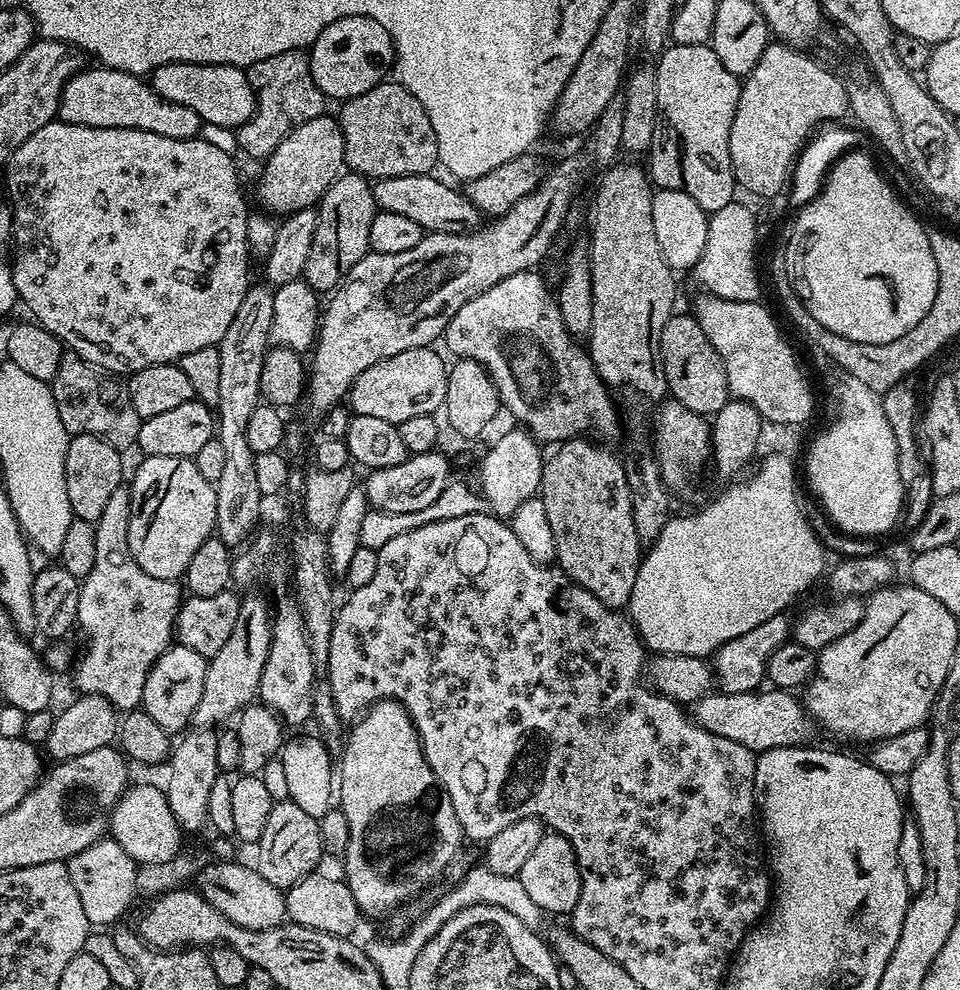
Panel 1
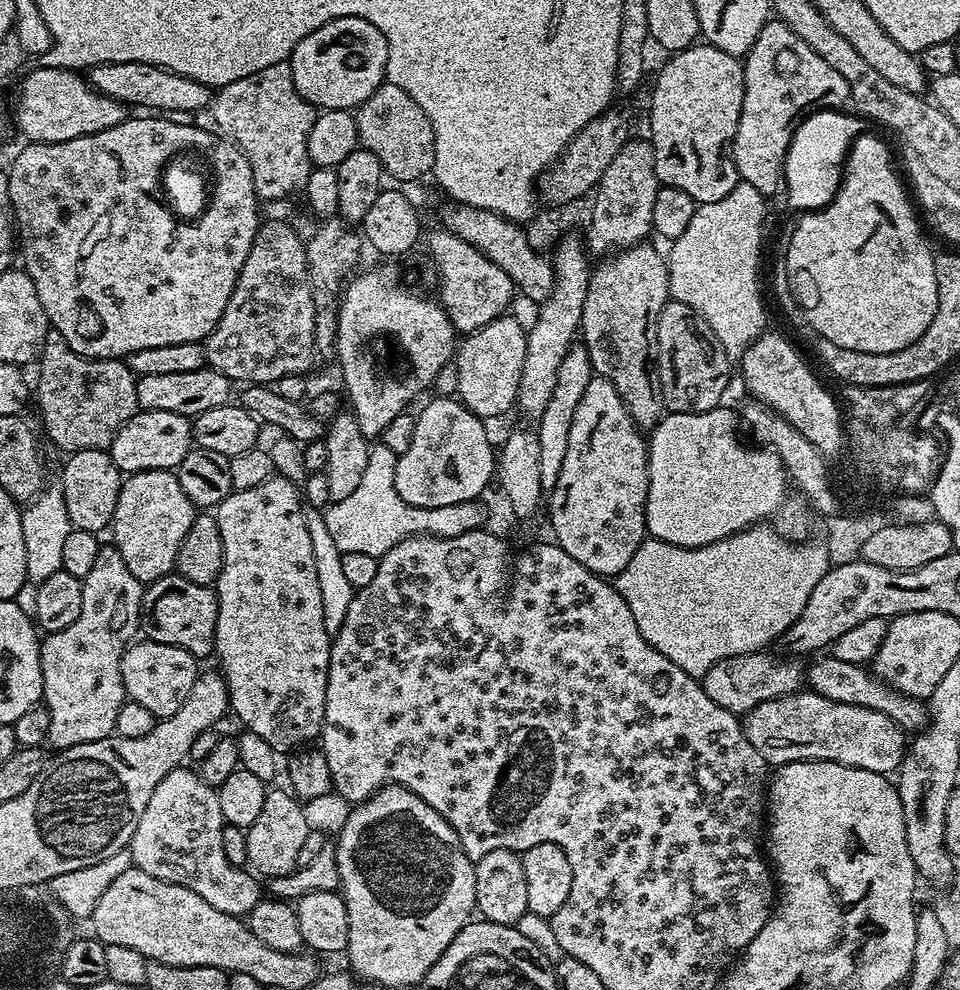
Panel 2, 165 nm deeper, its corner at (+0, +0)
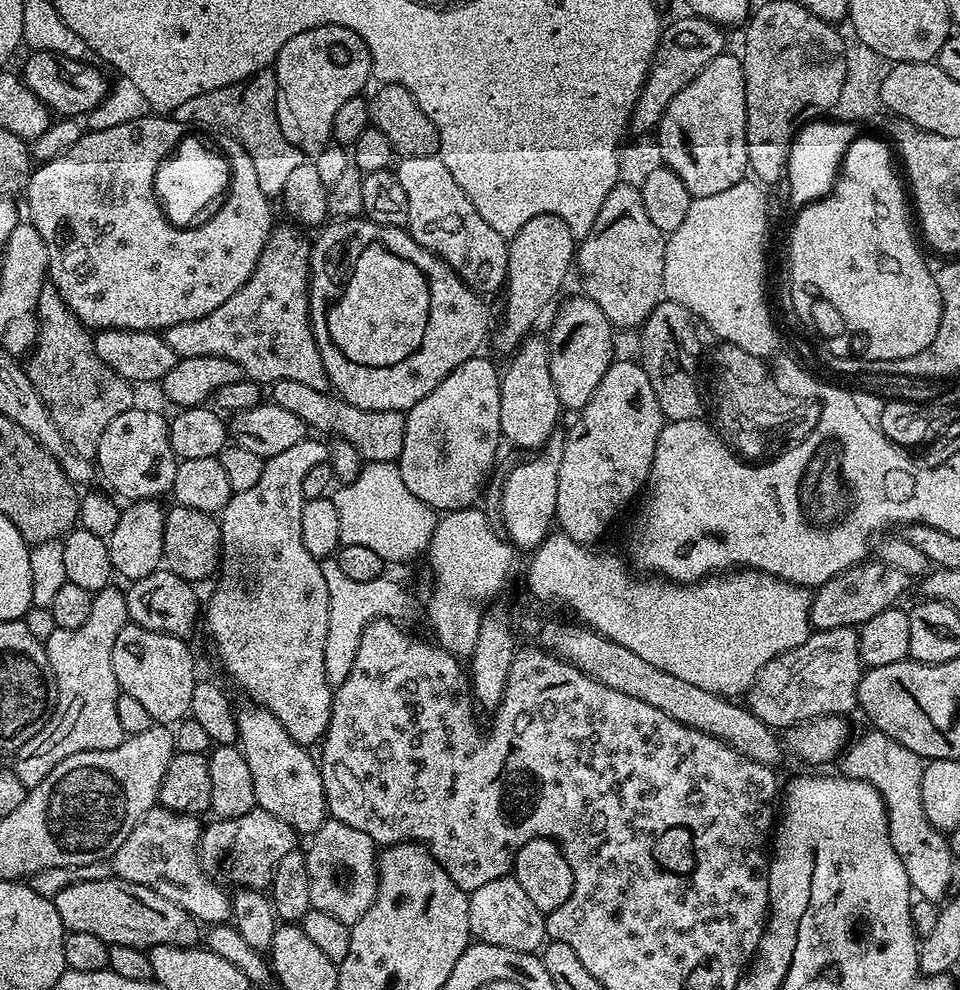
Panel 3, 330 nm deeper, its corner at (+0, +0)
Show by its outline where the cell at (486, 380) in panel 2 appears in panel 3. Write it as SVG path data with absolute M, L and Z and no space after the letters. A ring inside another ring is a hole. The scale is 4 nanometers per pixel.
M538 214L538 218L530 218L520 233L508 240L508 301L504 304L504 321L494 332L498 351L511 354L533 335L535 328L532 327L539 322L544 304L559 294L568 271L573 271L577 247L578 240L572 235L570 226L554 214Z

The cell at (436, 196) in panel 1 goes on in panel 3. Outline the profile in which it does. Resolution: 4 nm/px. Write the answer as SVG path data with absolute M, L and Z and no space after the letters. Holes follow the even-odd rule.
M583 294L572 296L556 312L552 329L546 333L548 342L548 365L550 378L554 382L554 394L558 394L561 409L579 410L594 398L602 374L612 365L612 332L614 326L602 314L598 302Z

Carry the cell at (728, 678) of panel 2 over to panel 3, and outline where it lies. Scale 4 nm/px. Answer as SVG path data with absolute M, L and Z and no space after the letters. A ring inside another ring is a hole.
M856 628L813 631L794 650L778 654L748 687L746 707L773 730L787 730L820 716L841 716L857 707L856 691L862 675Z

